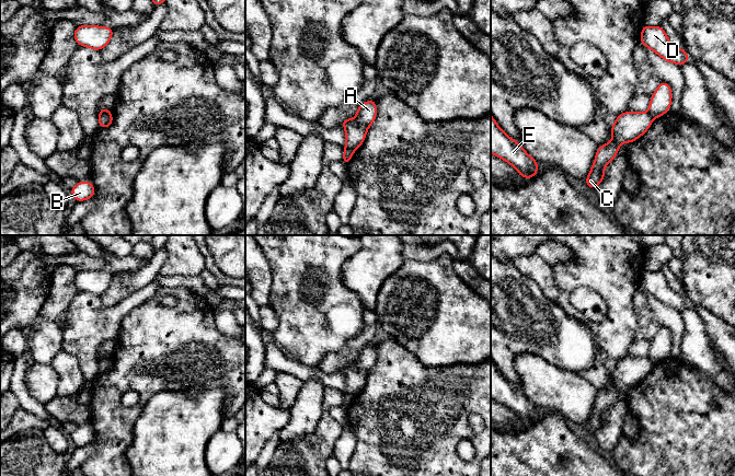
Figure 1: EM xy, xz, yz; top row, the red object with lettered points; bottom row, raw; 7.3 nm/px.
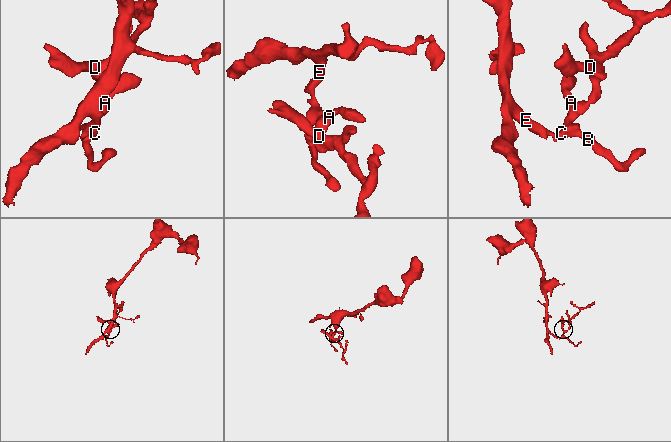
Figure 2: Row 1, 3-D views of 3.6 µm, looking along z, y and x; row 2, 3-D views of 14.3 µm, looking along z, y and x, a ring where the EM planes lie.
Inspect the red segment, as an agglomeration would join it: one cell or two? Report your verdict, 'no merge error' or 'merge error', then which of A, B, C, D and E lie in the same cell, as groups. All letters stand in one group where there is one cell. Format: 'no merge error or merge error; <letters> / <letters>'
merge error; A B C E / D

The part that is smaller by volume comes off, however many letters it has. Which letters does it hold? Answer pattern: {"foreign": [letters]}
{"foreign": ["D"]}

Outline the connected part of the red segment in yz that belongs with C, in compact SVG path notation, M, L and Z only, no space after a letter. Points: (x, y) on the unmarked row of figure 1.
M625 357L619 359L615 369L610 372L612 384L609 388L598 392L595 406L585 429L588 433L596 434L605 423L605 413L617 400L618 394L623 387L634 387L651 372L653 364L648 358Z

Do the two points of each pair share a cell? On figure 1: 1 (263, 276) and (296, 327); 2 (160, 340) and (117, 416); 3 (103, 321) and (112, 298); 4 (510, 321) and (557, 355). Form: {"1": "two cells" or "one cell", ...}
{"1": "two cells", "2": "one cell", "3": "two cells", "4": "one cell"}

